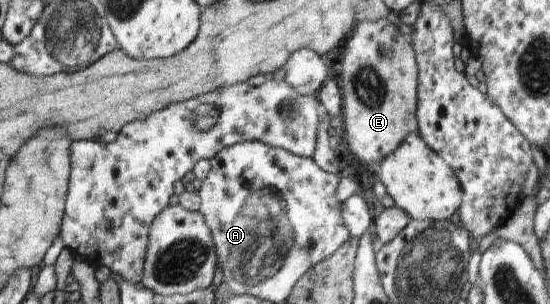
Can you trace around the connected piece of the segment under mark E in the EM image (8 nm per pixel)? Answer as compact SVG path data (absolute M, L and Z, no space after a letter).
M387 19L355 24L353 35L345 41L346 49L339 65L342 92L343 141L353 156L377 167L411 132L417 132L418 64L409 36L399 32Z

